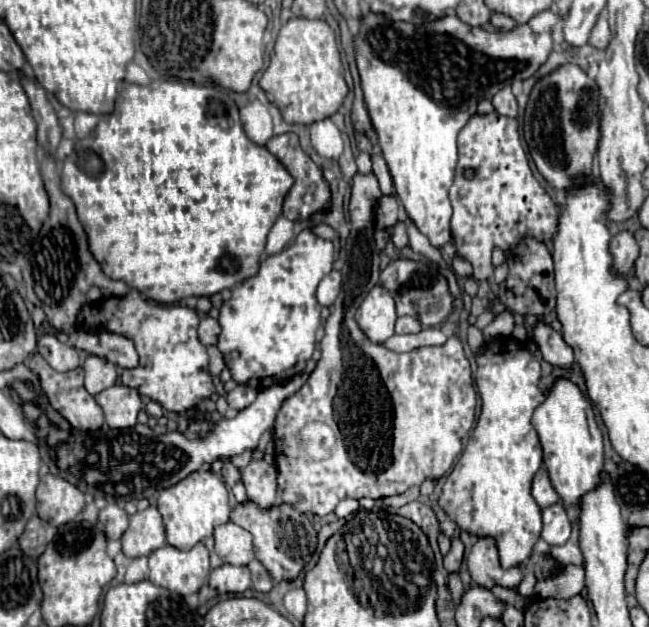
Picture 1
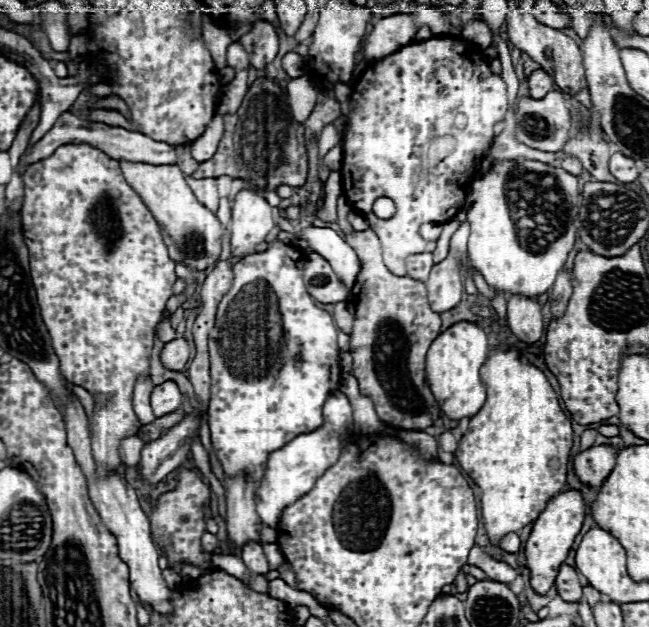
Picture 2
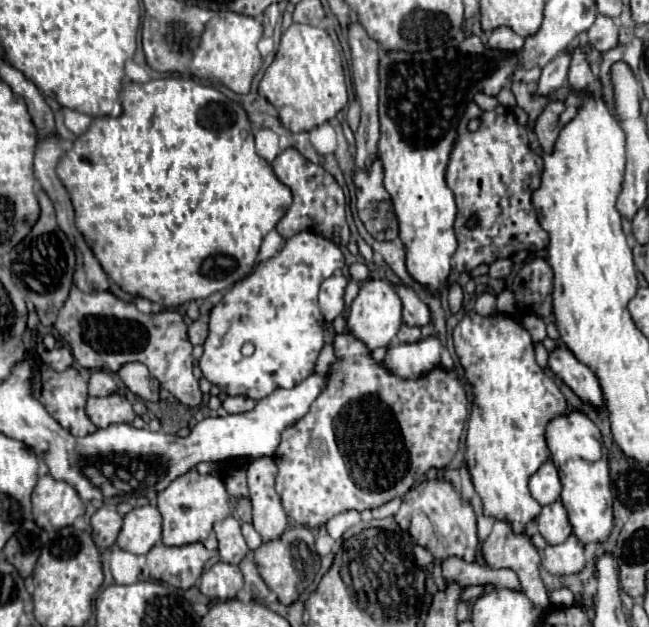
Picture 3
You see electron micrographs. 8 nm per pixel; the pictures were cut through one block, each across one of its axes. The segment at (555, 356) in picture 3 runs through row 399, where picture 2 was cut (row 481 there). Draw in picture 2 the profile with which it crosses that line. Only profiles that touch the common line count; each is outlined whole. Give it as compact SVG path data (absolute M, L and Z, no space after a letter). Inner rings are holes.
M592 446L574 458L574 472L582 484L600 486L616 464L618 448Z

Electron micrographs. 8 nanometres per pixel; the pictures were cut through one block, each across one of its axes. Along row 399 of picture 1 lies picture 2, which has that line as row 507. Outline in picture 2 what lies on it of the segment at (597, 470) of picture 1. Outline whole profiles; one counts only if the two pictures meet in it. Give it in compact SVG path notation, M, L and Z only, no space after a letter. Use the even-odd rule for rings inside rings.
M566 490L566 492L556 494L536 518L532 534L524 546L524 554L528 560L528 568L530 568L530 584L536 594L548 594L550 588L554 586L558 568L566 560L574 544L574 538L580 534L584 516L586 516L586 504L582 500L582 494L576 490Z

